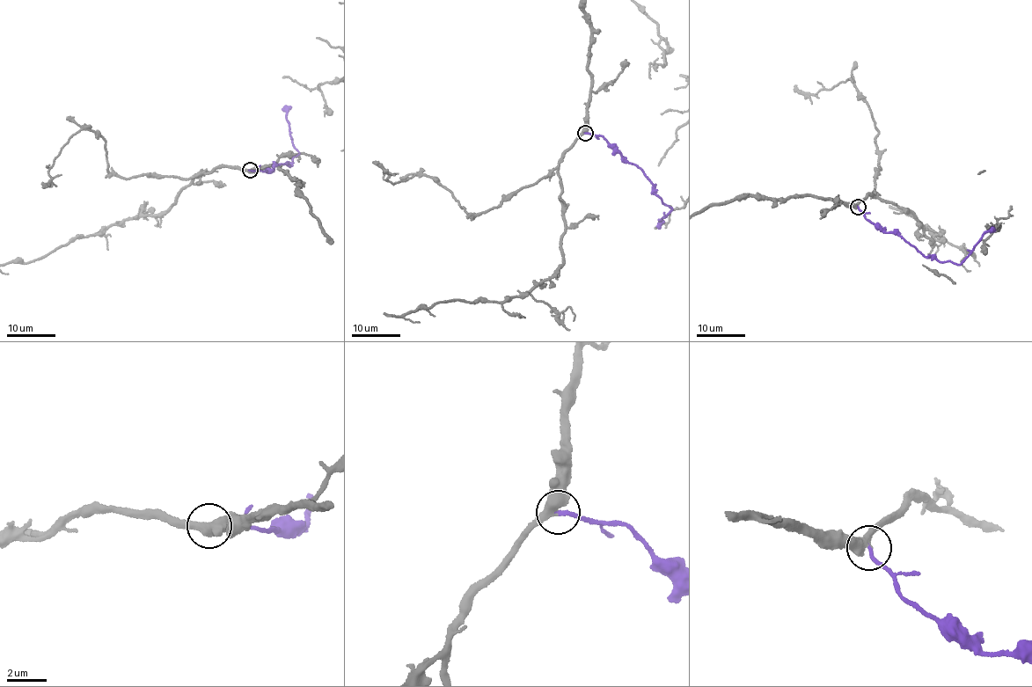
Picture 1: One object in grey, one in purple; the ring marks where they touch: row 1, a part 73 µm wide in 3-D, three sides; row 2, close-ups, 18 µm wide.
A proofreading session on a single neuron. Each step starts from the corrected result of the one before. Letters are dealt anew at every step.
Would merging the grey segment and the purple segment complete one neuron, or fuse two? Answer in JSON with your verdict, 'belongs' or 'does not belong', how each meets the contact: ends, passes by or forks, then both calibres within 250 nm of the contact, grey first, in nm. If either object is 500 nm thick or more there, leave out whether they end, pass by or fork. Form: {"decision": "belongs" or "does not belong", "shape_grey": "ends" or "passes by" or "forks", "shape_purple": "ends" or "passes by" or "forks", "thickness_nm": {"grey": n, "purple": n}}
{"decision": "belongs", "thickness_nm": {"grey": 500, "purple": 190}}

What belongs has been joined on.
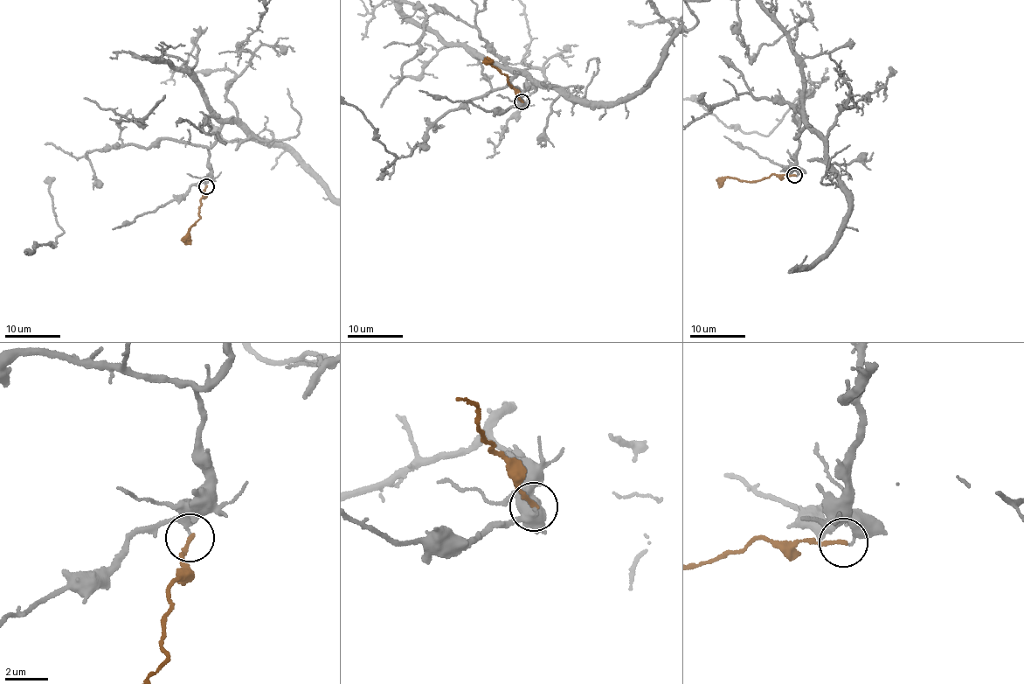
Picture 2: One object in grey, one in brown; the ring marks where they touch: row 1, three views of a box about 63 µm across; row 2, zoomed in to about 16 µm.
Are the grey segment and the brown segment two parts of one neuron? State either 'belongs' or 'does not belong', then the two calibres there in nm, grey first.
does not belong | 120/170 nm

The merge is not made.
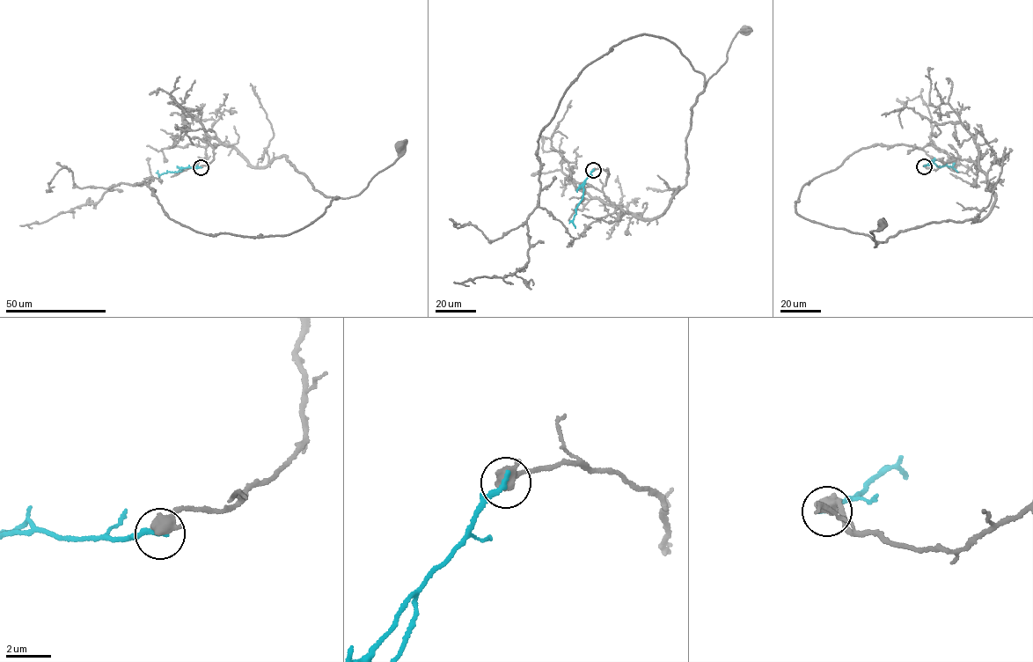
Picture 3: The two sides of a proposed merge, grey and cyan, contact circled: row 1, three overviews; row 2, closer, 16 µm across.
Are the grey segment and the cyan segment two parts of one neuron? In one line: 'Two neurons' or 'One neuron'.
Two neurons

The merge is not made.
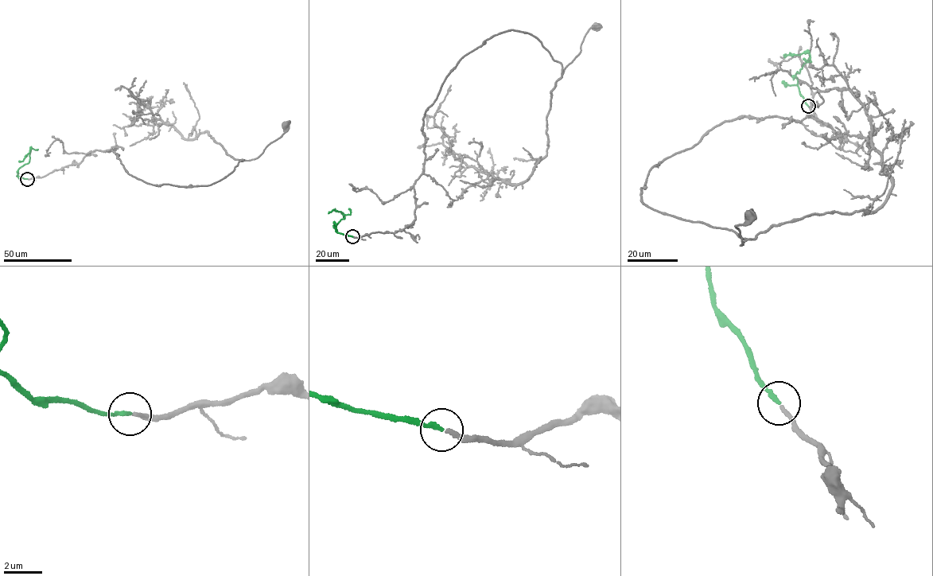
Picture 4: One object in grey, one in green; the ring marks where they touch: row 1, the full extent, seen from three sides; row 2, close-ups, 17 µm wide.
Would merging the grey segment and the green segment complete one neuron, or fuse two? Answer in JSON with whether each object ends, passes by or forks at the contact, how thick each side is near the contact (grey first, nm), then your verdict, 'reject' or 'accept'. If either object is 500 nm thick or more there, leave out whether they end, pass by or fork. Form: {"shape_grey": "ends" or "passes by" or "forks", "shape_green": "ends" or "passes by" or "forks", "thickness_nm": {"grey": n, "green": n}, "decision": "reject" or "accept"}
{"shape_grey": "ends", "shape_green": "ends", "thickness_nm": {"grey": 200, "green": 200}, "decision": "accept"}

